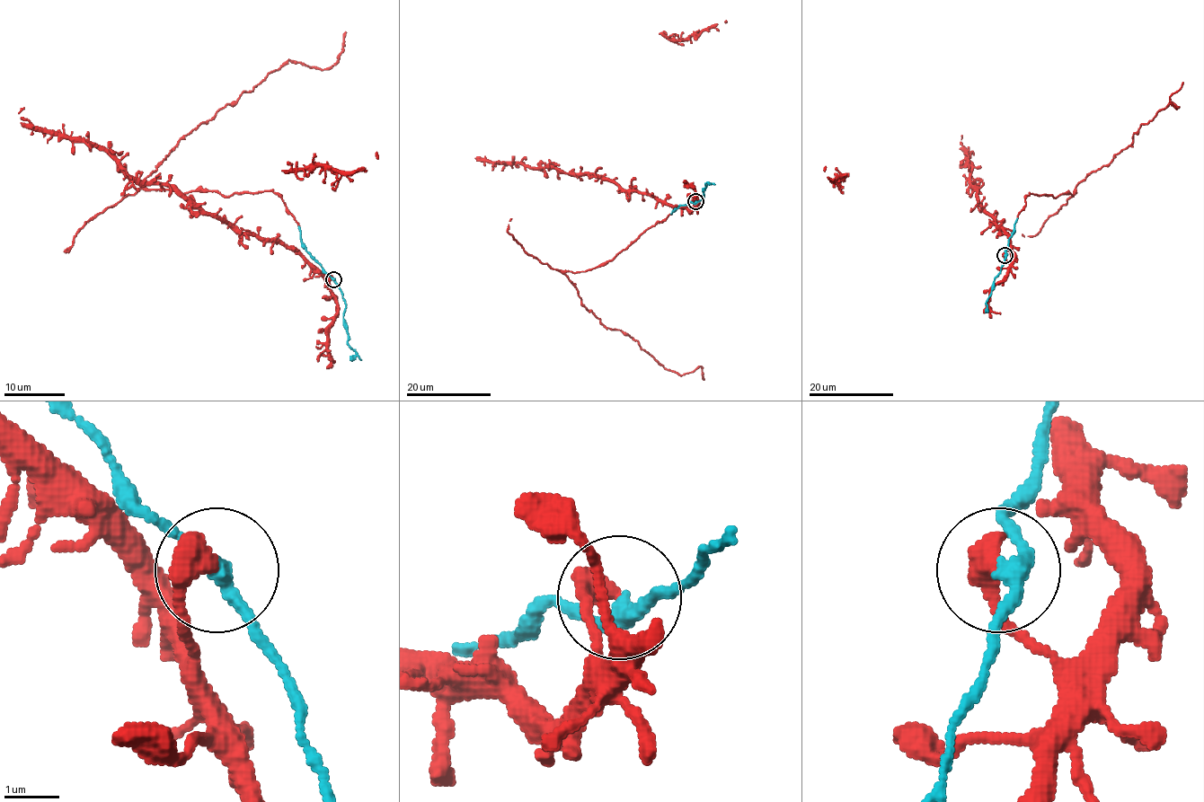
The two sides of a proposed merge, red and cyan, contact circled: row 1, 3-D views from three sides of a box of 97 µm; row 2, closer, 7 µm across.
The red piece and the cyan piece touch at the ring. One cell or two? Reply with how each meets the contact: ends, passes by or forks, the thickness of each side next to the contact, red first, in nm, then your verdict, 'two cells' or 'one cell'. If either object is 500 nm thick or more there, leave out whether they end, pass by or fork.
500 nm thick on the red side, 260 nm on the other; one cell

